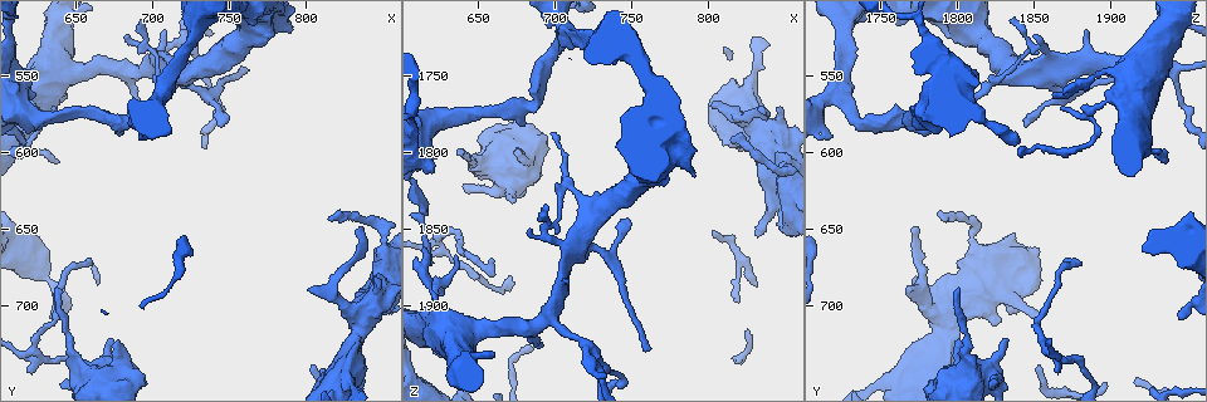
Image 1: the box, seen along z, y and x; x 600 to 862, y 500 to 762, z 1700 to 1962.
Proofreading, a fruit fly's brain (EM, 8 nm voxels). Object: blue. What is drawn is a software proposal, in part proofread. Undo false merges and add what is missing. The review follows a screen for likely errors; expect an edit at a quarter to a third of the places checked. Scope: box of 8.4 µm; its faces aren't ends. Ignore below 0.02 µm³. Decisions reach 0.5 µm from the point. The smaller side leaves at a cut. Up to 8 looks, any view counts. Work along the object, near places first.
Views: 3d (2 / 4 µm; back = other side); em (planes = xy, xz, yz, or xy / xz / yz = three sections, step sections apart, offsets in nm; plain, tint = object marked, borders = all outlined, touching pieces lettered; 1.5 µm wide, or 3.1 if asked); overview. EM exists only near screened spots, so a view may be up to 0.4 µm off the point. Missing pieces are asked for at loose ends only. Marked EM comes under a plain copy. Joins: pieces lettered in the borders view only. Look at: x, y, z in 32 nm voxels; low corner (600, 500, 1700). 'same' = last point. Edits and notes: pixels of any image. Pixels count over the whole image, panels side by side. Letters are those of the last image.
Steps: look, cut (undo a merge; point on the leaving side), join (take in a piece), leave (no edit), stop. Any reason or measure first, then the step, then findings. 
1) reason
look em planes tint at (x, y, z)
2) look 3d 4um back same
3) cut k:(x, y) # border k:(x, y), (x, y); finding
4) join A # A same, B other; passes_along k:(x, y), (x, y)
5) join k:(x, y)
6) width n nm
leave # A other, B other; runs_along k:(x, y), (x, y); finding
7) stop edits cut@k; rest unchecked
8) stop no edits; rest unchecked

branch stops here
look em yz step 8 borders at (638, 690, 1800)

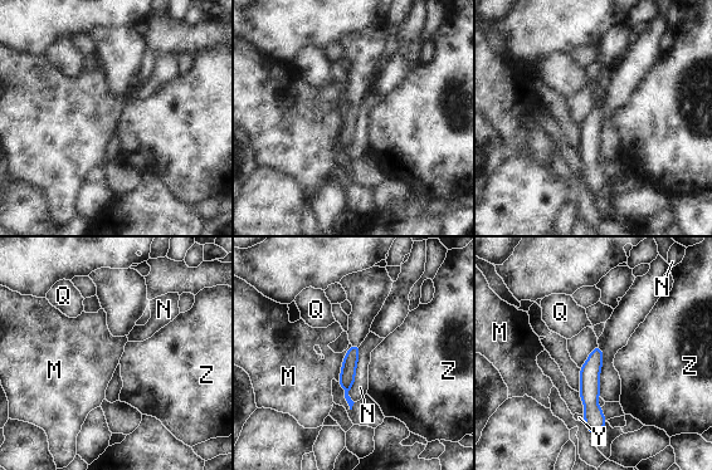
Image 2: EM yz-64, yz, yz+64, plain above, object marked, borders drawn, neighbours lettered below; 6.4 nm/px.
cut it another way
look em planes borders same

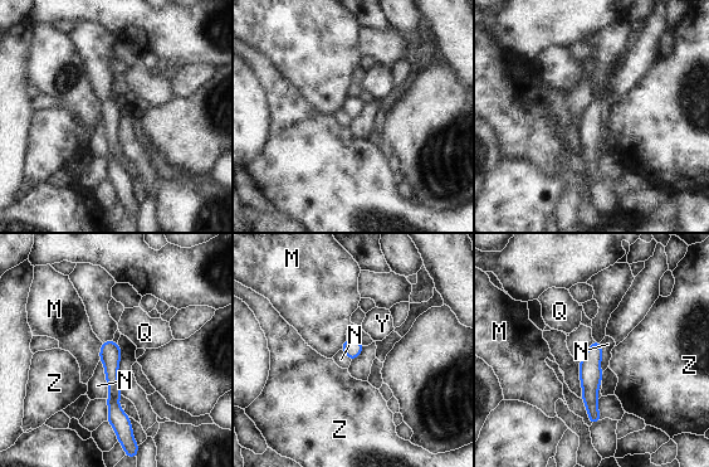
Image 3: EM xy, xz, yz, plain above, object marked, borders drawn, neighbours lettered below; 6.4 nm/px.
leave # M other, N other, Q other, Y other, Z other; runs_along 3:(109, 343), (113, 409), (118, 427); no lettered piece goes on from it

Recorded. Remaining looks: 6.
look 3d 2um at (638, 574, 1774)

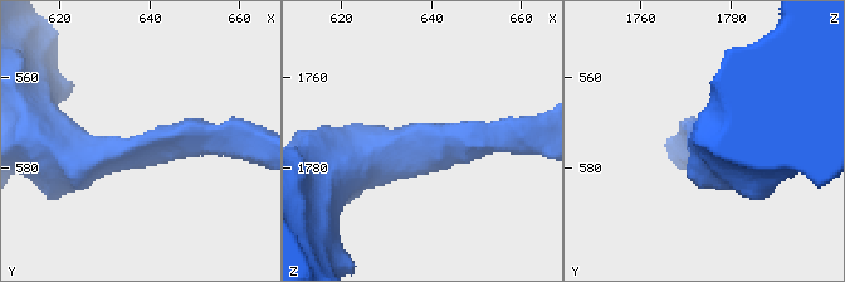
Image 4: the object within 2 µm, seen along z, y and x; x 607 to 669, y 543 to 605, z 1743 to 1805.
arm_widths 260, 460 nm
look em planes borders at (638, 576, 1776)

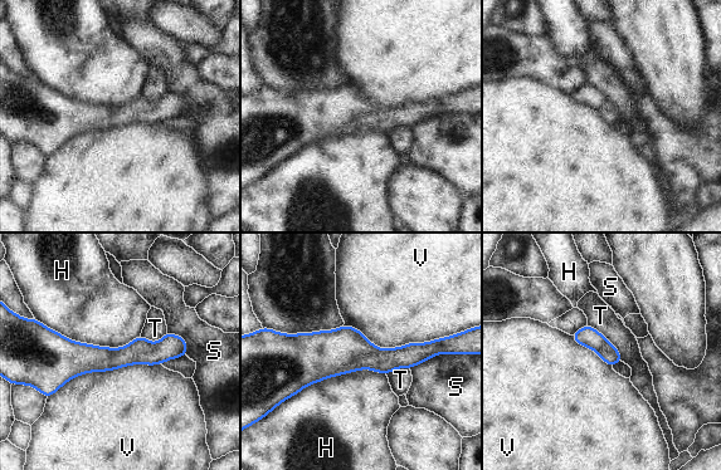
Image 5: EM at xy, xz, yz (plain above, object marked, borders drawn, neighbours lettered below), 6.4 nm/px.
leave # H other, S other, T other, V other; border 5:(39, 321), (98, 346), (140, 336); all the same neuron

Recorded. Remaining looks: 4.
tapers out
look em xz step 4 tint at (684, 524, 1848)

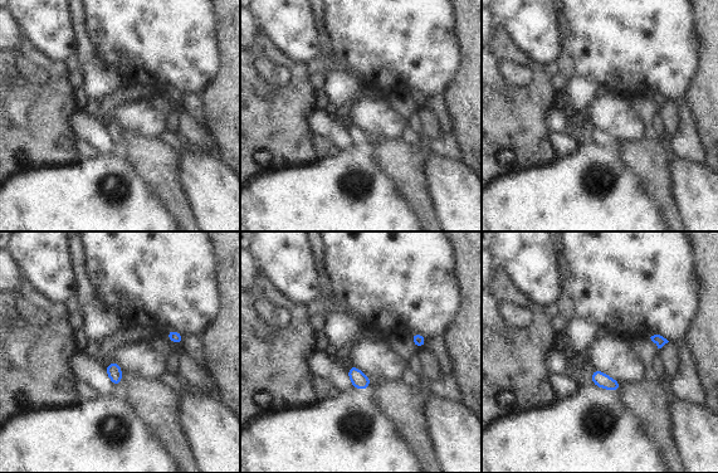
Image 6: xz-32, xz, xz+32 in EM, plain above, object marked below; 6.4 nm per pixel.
look em planes borders same

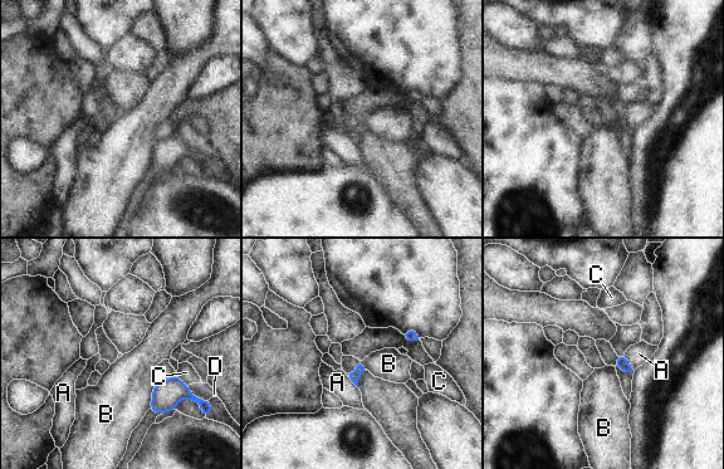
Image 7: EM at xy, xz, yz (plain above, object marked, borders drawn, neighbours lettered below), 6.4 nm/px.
leave # A other, B other, C other, D other; border 7:(157, 382), (152, 391), (150, 408); none of them fits

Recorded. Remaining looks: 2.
stop no edits; rest unchecked

